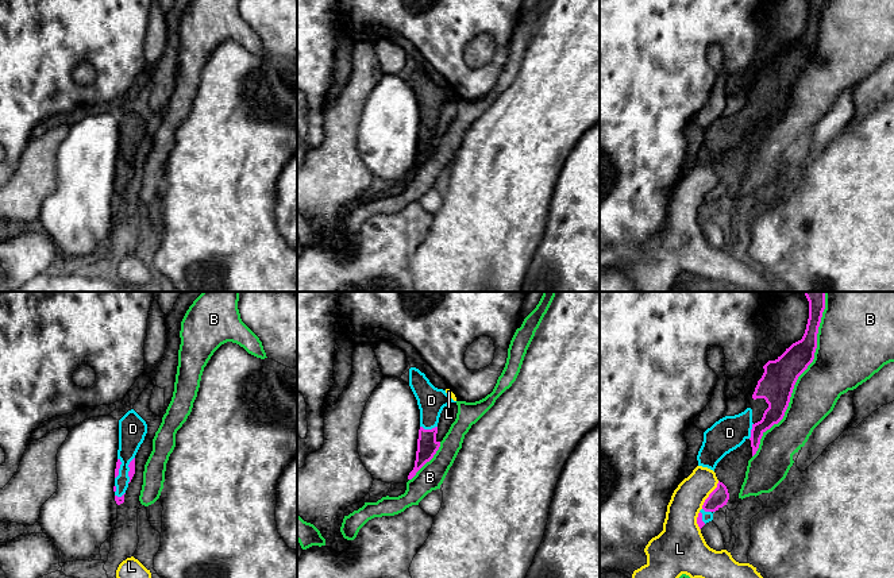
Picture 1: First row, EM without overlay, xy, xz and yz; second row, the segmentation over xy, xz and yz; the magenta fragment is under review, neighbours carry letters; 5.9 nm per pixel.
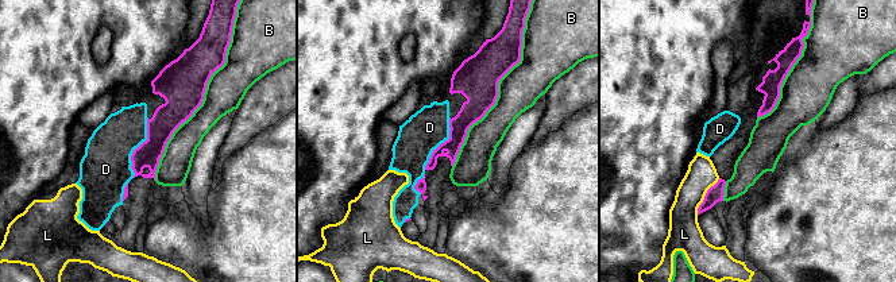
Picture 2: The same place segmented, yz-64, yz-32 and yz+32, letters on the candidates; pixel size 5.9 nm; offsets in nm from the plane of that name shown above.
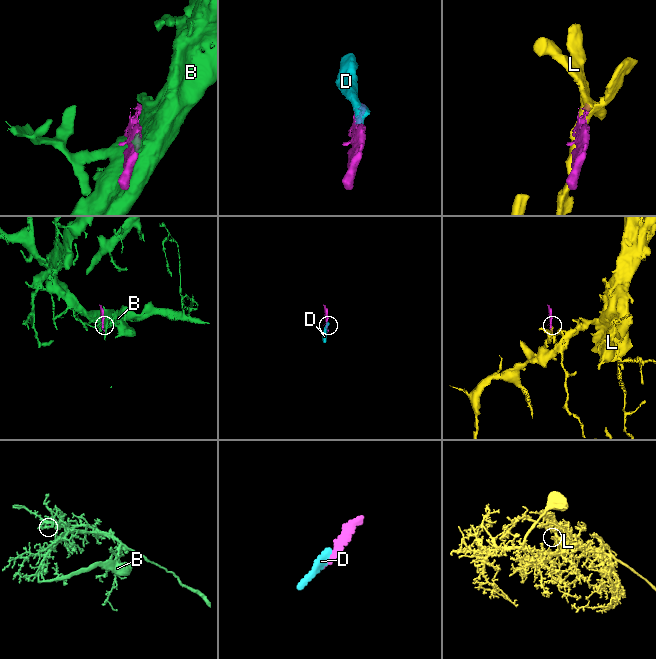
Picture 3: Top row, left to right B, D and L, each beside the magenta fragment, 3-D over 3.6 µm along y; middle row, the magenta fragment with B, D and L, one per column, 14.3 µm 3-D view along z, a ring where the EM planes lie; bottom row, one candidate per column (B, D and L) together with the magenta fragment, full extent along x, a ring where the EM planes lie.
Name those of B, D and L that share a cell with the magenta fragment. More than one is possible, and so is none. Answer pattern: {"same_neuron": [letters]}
{"same_neuron": ["D"]}

